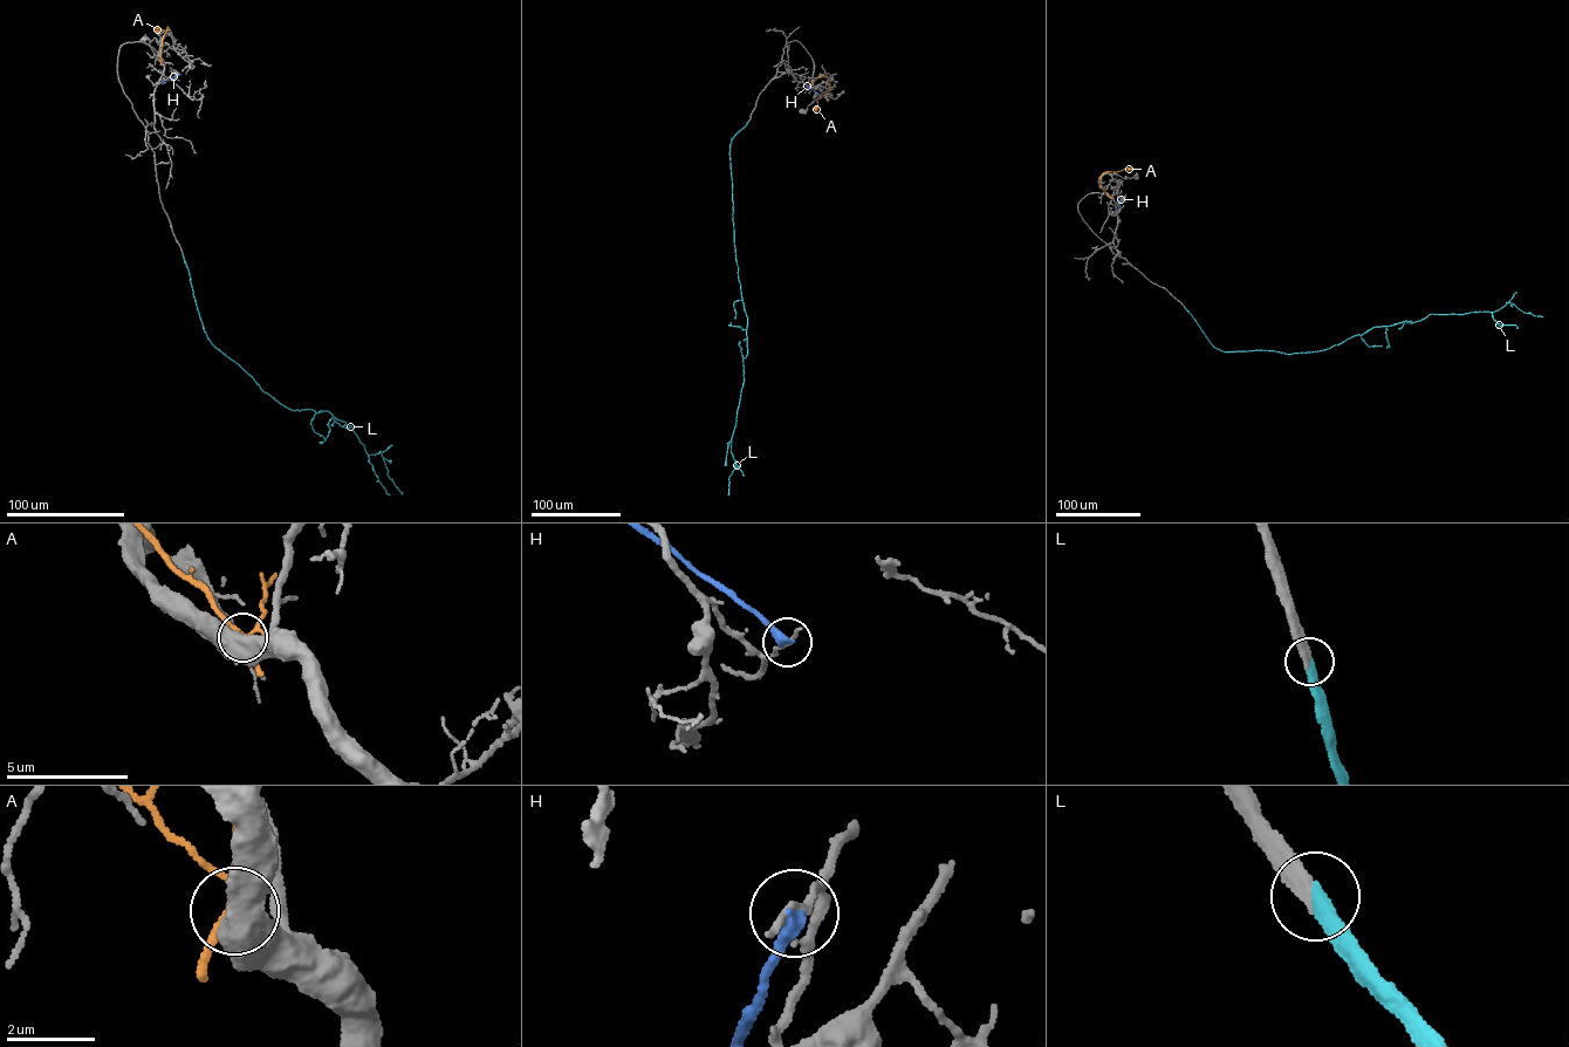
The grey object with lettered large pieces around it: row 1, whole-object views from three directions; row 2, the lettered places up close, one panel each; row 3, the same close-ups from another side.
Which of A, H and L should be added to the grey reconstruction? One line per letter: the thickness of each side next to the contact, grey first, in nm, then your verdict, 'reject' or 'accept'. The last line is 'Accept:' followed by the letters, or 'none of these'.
A: 550 nm thick on the grey side, 180 nm on the other; reject
H: 160 nm thick on the grey side, 380 nm on the other; reject
L: 400 nm thick on the grey side, 400 nm on the other; accept
Accept: L

